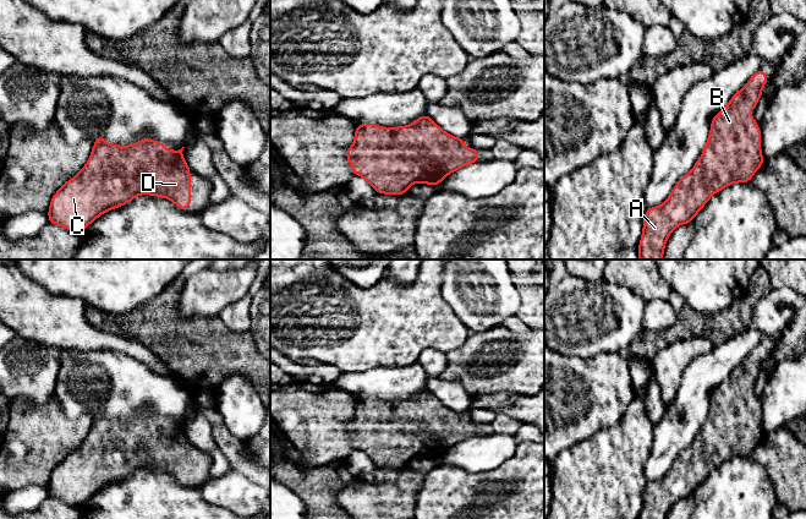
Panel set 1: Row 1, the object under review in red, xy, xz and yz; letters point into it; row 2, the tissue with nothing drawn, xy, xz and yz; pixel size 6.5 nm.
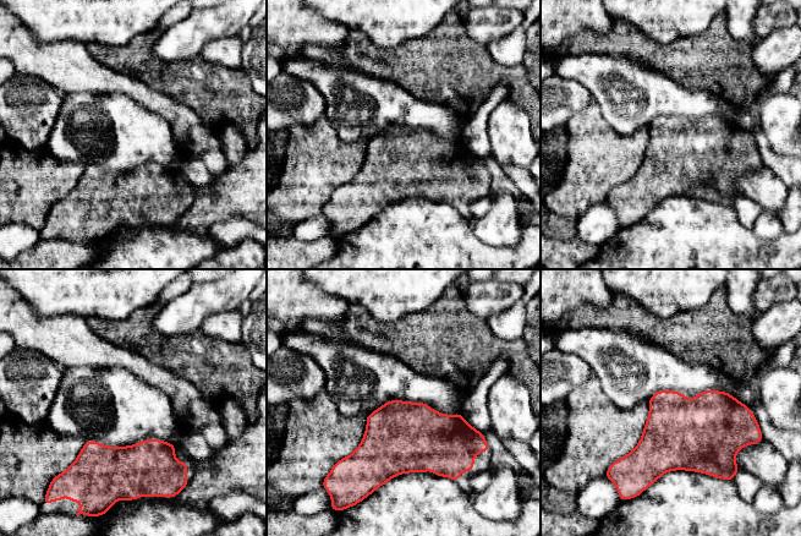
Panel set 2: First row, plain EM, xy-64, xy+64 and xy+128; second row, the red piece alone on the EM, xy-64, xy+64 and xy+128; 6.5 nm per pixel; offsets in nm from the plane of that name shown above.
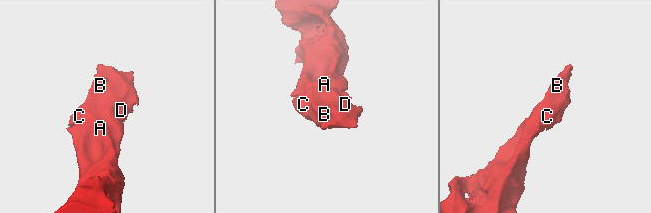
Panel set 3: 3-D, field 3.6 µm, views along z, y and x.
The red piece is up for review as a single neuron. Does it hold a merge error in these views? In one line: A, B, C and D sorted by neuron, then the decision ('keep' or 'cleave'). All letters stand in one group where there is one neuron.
A B C D | keep

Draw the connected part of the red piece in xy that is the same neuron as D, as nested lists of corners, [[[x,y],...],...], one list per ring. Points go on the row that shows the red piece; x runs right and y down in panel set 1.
[[[97,136],[87,164],[53,196],[48,211],[49,223],[78,233],[100,214],[128,203],[137,195],[165,197],[185,211],[191,206],[188,173],[192,170],[185,163],[183,148],[168,151],[163,143],[149,138],[143,138],[132,146],[116,146],[109,144],[102,136]]]

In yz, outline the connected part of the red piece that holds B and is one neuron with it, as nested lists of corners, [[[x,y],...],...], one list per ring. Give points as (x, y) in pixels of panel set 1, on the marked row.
[[[758,70],[749,83],[733,95],[730,103],[712,119],[709,137],[693,169],[676,182],[662,206],[647,209],[643,217],[638,260],[663,260],[665,241],[675,228],[692,222],[714,192],[719,192],[734,182],[749,182],[755,171],[762,166],[764,159],[761,153],[760,125],[756,124],[751,113],[760,100],[767,81],[768,76]]]

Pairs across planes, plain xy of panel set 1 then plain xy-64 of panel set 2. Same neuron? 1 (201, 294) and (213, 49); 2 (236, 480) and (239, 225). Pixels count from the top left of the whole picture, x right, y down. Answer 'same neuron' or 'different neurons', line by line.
1: different neurons
2: same neuron

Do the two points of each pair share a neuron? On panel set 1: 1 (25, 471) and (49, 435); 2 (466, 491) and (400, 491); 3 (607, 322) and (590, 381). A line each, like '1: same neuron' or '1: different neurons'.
1: same neuron
2: different neurons
3: different neurons

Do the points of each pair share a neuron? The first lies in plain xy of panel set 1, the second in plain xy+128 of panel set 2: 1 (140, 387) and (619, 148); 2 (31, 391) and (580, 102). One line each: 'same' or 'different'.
1: different
2: same

